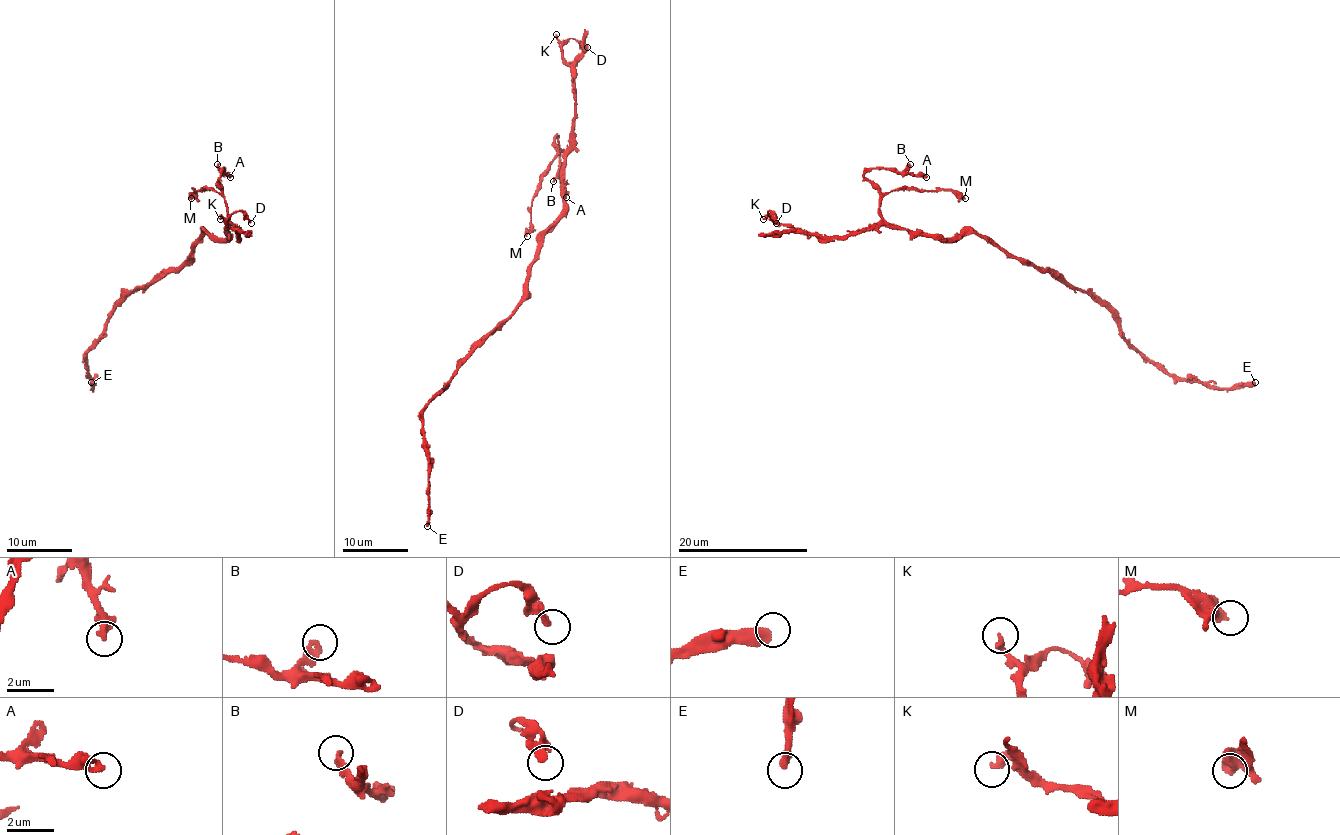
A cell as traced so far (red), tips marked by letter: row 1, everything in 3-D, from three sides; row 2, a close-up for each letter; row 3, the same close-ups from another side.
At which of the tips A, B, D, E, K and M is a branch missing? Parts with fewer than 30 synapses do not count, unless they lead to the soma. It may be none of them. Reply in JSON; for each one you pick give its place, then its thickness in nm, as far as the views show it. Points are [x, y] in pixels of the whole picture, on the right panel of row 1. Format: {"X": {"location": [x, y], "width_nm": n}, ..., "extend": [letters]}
{"extend": []}

